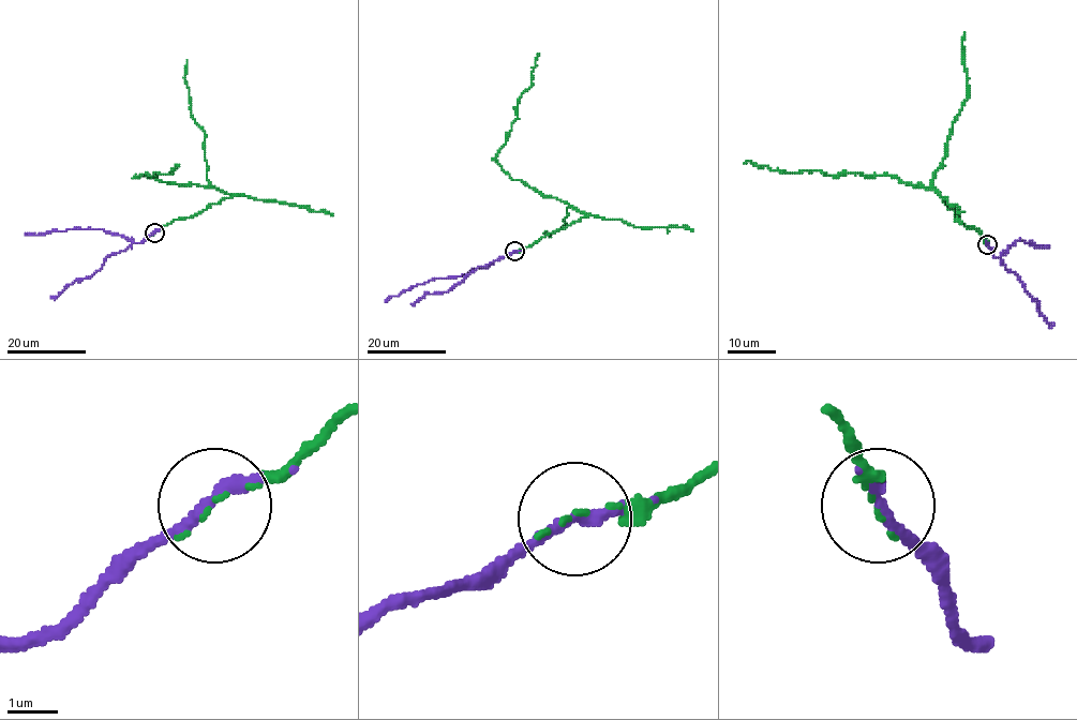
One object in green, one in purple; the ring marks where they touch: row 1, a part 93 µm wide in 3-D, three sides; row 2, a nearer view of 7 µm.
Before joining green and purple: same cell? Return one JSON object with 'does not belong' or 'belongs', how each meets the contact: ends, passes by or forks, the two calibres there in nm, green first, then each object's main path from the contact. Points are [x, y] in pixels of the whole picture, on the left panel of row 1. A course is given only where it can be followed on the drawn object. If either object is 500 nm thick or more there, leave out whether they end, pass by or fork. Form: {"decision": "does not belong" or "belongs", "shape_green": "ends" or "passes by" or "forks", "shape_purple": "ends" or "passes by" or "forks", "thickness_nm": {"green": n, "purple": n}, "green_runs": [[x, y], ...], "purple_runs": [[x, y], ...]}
{"decision": "belongs", "shape_green": "ends", "shape_purple": "passes by", "thickness_nm": {"green": 60, "purple": 220}, "green_runs": [[154, 231], [175, 220], [200, 213], [230, 195], [214, 188], [136, 177], [167, 175], [178, 165]], "purple_runs": [[154, 233], [139, 242], [101, 228], [25, 233]]}

